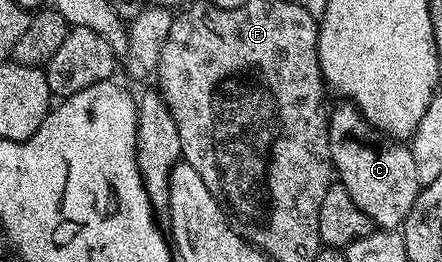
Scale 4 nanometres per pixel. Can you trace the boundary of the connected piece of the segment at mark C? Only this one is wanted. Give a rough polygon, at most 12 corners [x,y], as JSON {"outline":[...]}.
{"outline":[[351,103],[331,110],[332,168],[377,230],[422,188],[411,148]]}

